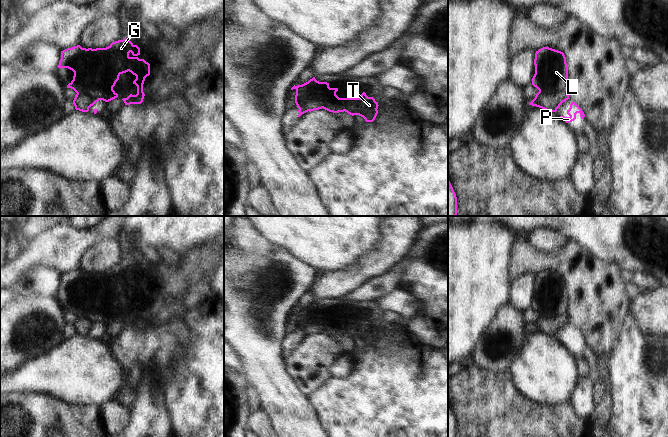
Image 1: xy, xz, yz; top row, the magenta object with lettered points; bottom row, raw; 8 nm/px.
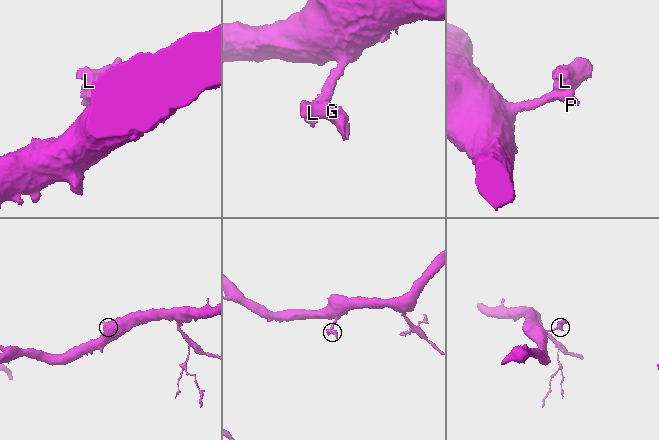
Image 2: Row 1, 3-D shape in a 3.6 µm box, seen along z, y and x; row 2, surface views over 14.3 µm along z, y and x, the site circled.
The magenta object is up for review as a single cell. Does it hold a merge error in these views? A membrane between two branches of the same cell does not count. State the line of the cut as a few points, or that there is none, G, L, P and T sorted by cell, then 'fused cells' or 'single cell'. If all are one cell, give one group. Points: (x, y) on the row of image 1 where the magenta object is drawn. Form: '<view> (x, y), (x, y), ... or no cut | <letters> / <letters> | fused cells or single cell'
xz (310, 98), (308, 97), (302, 105), (297, 105) | G L T / P | fused cells

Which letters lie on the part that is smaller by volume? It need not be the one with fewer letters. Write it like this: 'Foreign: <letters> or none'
Foreign: G, L, T

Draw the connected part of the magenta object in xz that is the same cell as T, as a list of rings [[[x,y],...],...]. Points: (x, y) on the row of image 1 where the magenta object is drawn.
[[[313,77],[308,82],[293,86],[296,90],[295,103],[303,106],[309,97],[309,112],[325,109],[329,112],[347,112],[354,116],[359,115],[366,122],[373,122],[378,114],[378,102],[373,97],[368,97],[365,92],[360,98],[339,98],[336,95],[338,88],[330,88],[329,83],[319,82]]]

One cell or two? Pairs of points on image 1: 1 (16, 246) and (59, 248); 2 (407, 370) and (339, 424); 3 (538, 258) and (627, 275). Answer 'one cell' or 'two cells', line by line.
1: two cells
2: one cell
3: two cells

